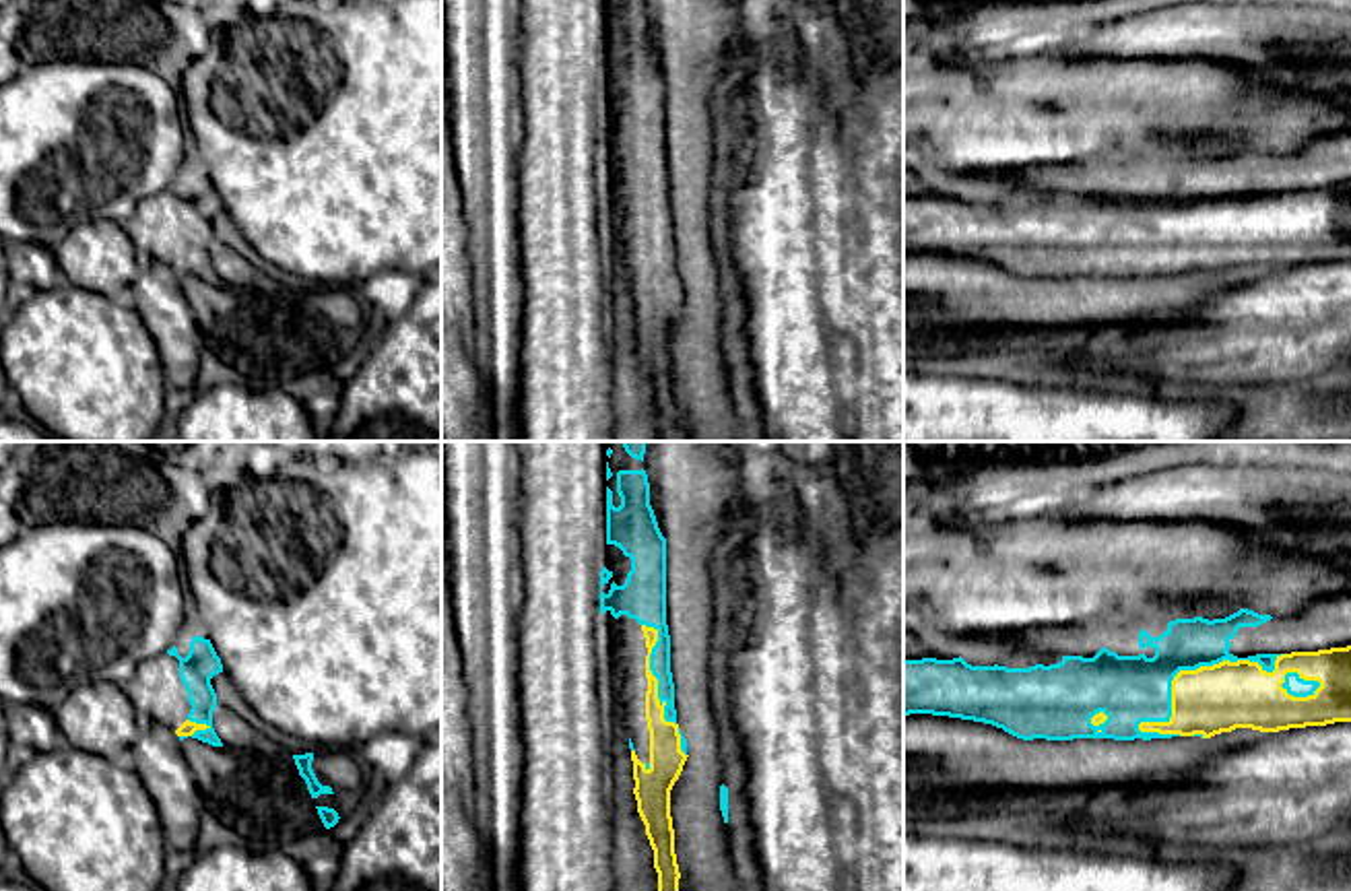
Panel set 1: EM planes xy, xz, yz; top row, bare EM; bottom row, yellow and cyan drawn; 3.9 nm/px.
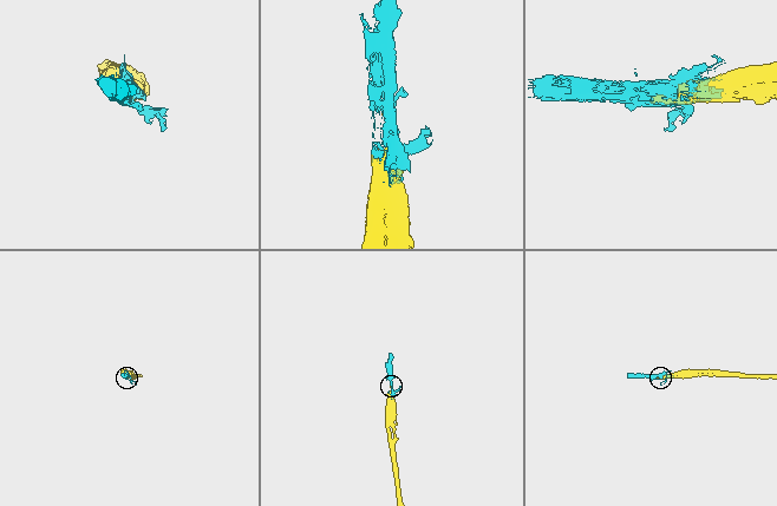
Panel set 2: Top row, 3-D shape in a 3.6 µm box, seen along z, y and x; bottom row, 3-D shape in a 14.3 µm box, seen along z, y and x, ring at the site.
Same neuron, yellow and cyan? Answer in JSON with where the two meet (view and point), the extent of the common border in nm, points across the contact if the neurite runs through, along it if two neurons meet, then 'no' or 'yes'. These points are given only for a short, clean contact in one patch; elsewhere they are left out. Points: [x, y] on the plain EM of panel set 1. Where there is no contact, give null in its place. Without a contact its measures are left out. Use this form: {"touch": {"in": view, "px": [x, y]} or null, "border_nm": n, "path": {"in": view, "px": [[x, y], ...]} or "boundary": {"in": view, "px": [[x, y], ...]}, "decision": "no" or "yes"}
{"touch": {"in": "yz", "px": [1193, 209]}, "border_nm": 650, "decision": "yes"}

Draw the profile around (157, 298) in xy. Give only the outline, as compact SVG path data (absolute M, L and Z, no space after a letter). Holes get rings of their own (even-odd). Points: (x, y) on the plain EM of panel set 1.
M144 262L128 303L157 342L169 388L186 390L198 373L200 349L208 342L182 293L179 274L163 262Z

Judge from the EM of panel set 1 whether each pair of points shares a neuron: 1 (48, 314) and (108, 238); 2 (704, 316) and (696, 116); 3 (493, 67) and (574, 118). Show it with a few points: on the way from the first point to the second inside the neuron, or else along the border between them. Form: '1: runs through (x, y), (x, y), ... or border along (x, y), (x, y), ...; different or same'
1: border along (62, 275), (81, 287), (118, 302); different
2: runs through (700, 267), (692, 244), (692, 166); same
3: border along (520, 34), (516, 64), (524, 130); different

